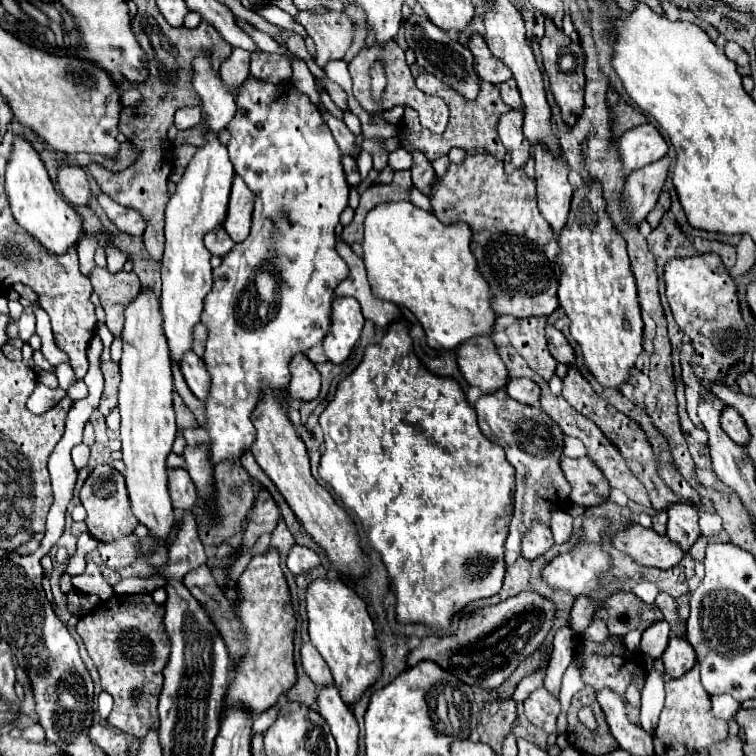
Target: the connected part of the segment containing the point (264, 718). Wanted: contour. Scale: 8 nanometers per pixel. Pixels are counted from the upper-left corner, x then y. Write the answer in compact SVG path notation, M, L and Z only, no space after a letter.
M278 704L272 706L268 712L260 714L260 716L256 718L254 726L252 726L252 734L262 734L262 732L266 732L266 730L272 726L272 722L276 720L276 714L278 714Z

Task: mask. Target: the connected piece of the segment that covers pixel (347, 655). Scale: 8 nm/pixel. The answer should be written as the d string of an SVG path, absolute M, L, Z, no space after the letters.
M316 578L306 588L308 610L308 634L314 648L322 654L334 676L342 700L350 706L360 694L376 682L382 670L380 650L374 636L374 622L366 610L366 602L344 582Z

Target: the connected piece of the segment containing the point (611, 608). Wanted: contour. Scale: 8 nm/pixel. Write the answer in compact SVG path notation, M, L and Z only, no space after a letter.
M618 592L608 596L606 606L596 612L598 618L606 620L606 626L610 634L624 636L630 630L646 630L650 624L660 620L660 612L656 616L656 610L636 598L632 592Z

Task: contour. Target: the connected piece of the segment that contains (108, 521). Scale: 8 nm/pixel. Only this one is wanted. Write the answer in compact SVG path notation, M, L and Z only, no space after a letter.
M98 464L90 472L88 480L84 482L84 486L80 490L80 502L82 502L82 506L88 512L88 516L86 516L88 532L96 540L104 540L106 542L106 540L118 538L120 534L132 534L139 524L130 509L130 498L128 498L128 490L126 490L126 480L110 464Z

